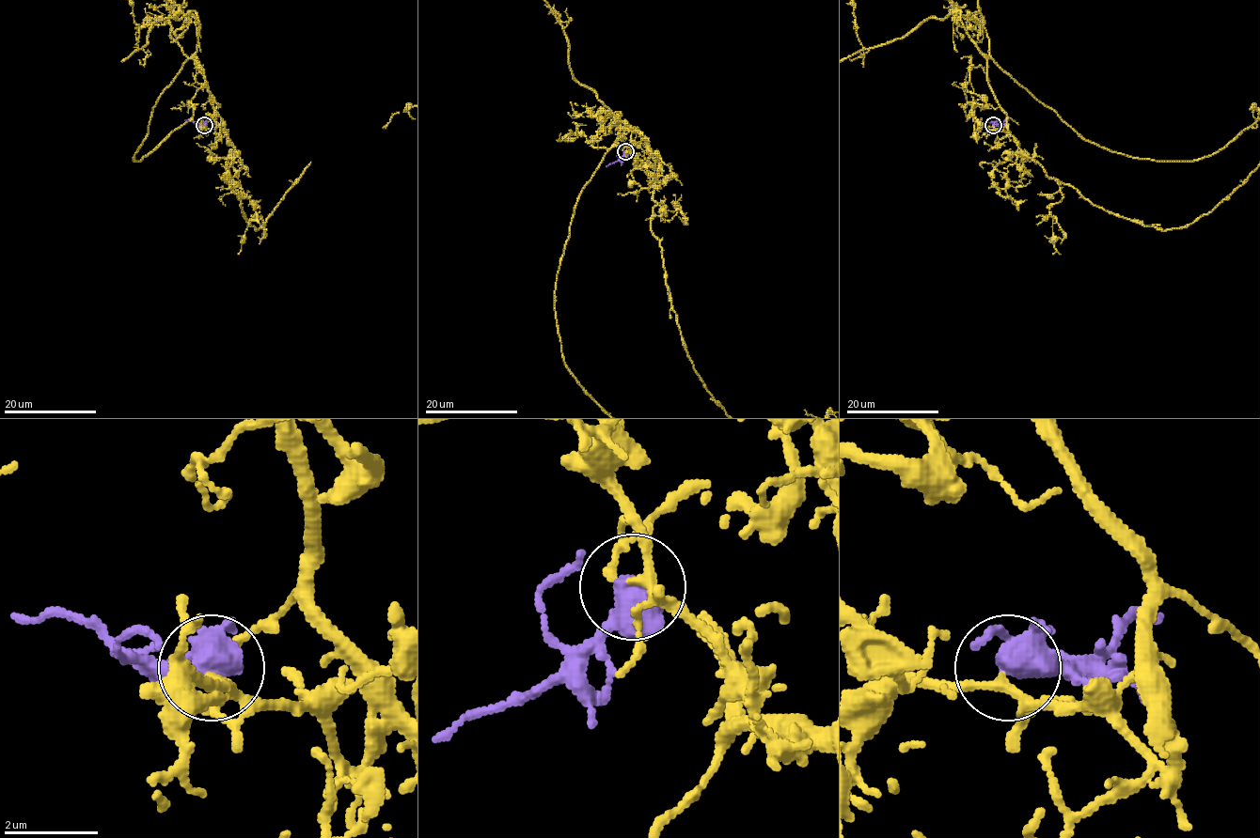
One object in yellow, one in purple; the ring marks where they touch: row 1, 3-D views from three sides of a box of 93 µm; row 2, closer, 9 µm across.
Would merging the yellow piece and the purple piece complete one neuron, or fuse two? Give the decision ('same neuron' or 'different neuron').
same neuron

